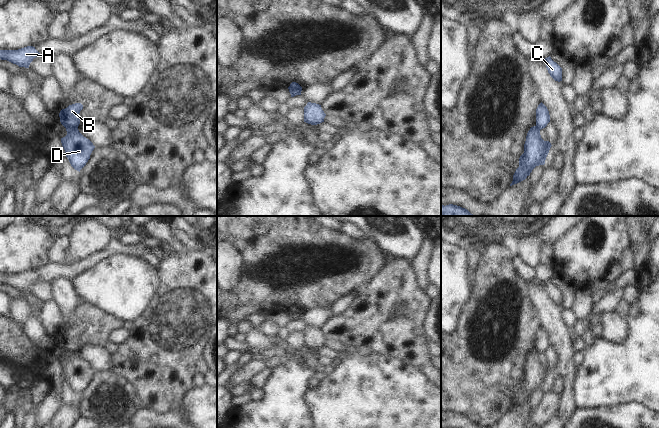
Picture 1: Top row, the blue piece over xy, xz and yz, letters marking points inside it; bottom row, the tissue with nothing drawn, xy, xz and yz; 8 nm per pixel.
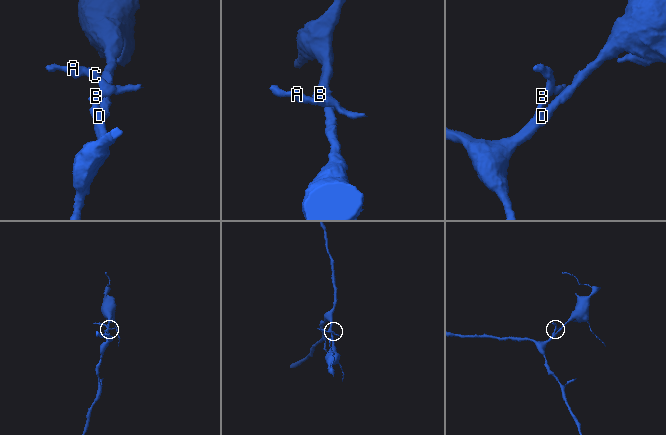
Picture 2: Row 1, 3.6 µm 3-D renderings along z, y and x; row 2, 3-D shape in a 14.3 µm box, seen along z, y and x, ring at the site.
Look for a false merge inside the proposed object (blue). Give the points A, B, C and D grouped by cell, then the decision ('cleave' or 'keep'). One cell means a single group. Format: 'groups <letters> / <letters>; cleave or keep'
groups A B C / D; cleave

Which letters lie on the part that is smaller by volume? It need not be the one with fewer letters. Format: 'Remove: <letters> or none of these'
Remove: A, B, C.

